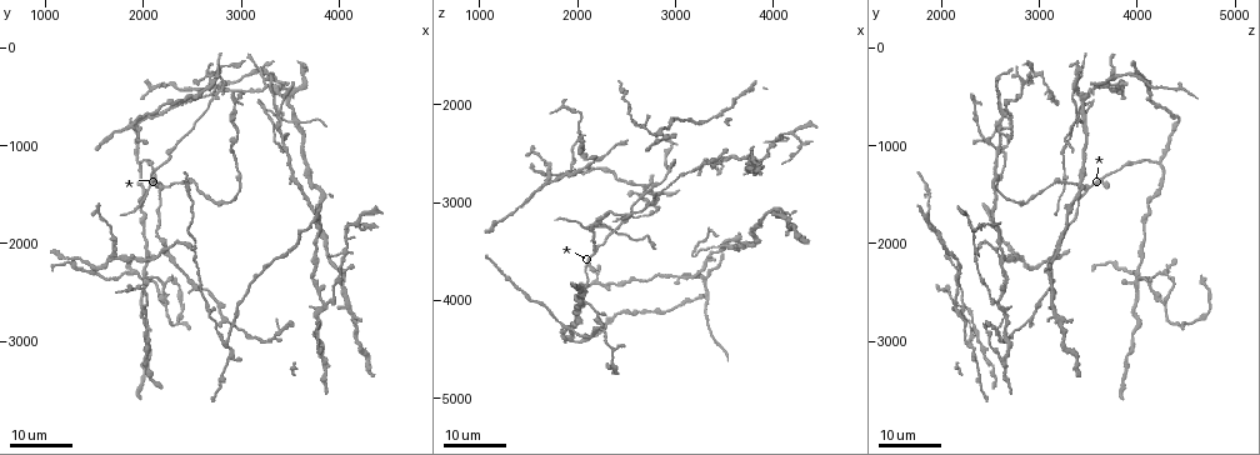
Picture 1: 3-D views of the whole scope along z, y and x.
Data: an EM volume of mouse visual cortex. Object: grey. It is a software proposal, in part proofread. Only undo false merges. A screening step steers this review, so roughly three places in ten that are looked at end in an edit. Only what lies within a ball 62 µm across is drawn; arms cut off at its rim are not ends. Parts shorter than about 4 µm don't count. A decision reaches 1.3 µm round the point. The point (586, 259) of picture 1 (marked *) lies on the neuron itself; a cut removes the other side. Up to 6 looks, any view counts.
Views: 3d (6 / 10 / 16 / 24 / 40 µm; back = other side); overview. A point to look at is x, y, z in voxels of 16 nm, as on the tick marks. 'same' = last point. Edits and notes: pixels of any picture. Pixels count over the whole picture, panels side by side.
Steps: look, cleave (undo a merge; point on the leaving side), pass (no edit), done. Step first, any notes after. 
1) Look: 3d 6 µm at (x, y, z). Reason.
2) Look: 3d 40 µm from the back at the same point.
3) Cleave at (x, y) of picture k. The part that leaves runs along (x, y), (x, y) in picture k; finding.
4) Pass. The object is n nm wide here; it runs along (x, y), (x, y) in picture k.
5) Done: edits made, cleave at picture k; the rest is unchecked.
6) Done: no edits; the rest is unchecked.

Look: 3d 24 µm at (1960, 1160, 4240). Three arms meet.

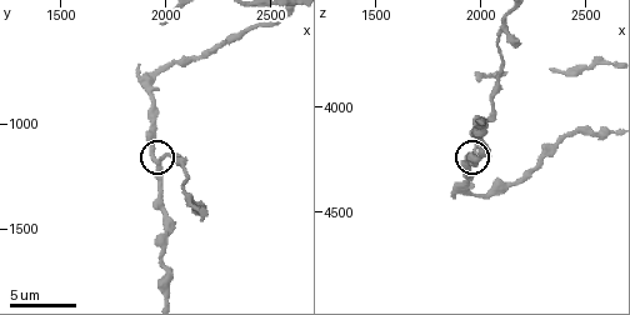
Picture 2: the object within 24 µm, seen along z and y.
Look: 3d 10 µm at the same point.

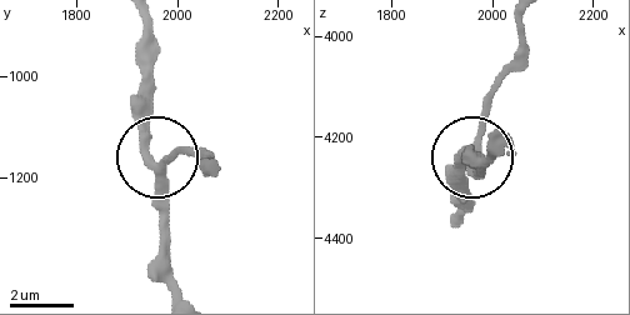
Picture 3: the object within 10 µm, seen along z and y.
Pass. It runs along (210, 170), (191, 154), (154, 154), (146, 93) in picture 3; one neuron here.

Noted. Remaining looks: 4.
Look: 3d 16 µm at (3400, 660, 2600). Three arms meet.

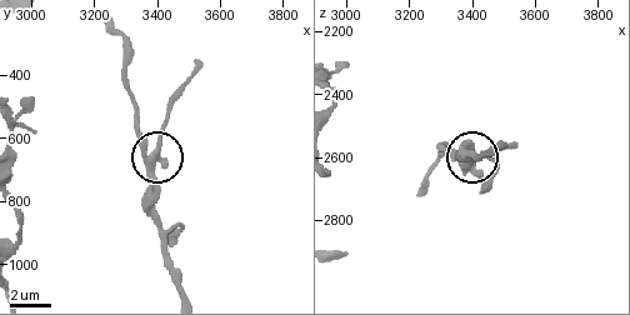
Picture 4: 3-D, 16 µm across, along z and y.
Look: 3d 6 µm at the same point. Closer look.

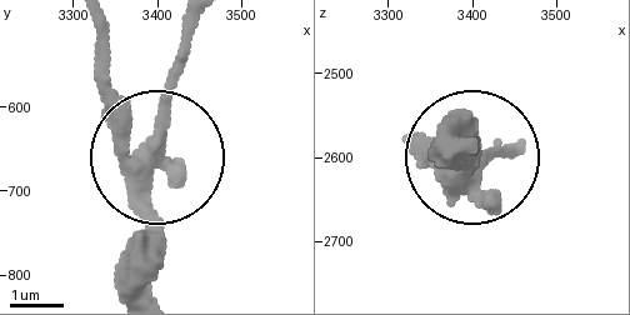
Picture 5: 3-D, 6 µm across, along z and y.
Pass. 3 arms meet here; it runs along (151, 290), (151, 129), (184, 21) in picture 5; continuous, no second neuron.

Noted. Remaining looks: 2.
Look: 3d 16 µm at (3520, 740, 3420). Thin arm on a thick one.

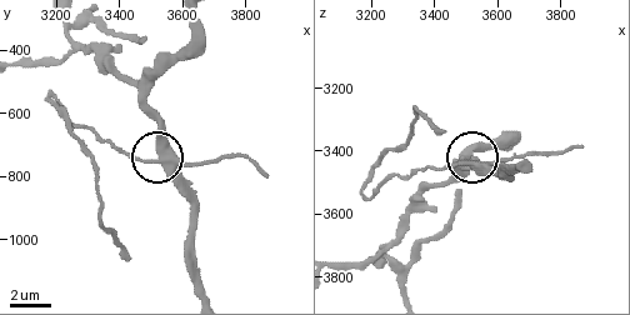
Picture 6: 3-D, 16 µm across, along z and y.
Look: 3d 10 µm at (3530, 750, 3450). Closer look.

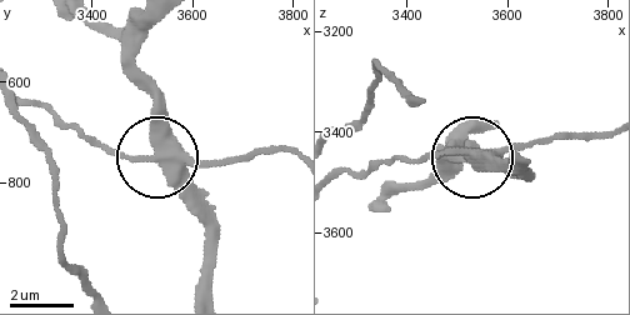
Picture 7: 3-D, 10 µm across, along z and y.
Cleave at (215, 165) of picture 7. 3 arms meet here; the part that leaves runs along (166, 159), (113, 154), (24, 100) in picture 7; two neurons meet here.

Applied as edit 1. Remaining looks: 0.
Done: edits made, cleave at picture 7; the rest is unchecked.

